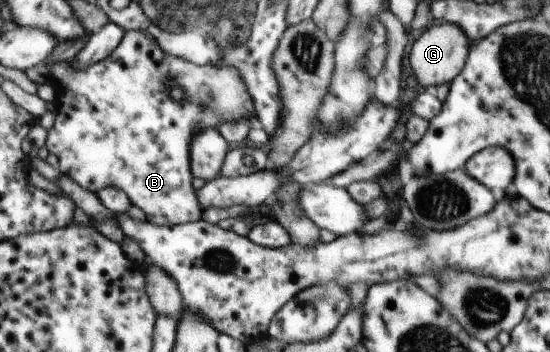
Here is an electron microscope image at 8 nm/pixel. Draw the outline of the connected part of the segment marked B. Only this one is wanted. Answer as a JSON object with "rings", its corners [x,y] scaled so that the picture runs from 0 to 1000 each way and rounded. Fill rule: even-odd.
{"rings":[[[249,85],[231,88],[222,125],[204,151],[204,159],[193,165],[182,182],[167,188],[167,193],[142,193],[142,188],[131,182],[131,173],[109,176],[109,170],[95,170],[91,188],[95,188],[95,210],[87,216],[87,233],[105,256],[105,284],[102,293],[107,321],[104,324],[98,358],[89,369],[91,392],[85,403],[85,420],[107,446],[109,480],[115,494],[135,506],[138,517],[145,517],[156,540],[171,540],[171,545],[178,548],[196,531],[222,534],[240,563],[244,582],[264,599],[267,619],[280,631],[280,636],[324,642],[342,636],[344,631],[364,631],[367,625],[367,585],[360,574],[360,551],[356,551],[360,543],[353,534],[353,386],[364,369],[398,364],[407,347],[433,347],[440,335],[464,335],[467,344],[467,290],[462,290],[460,267],[455,267],[455,250],[451,250],[440,205],[433,193],[425,193],[425,188],[407,188],[407,193],[404,188],[389,188],[389,182],[360,188],[360,182],[353,182],[353,176],[345,176],[338,165],[324,165],[324,159],[305,153],[295,136],[293,119],[287,119],[285,108]],[[324,244],[331,244],[331,256],[338,256],[338,278],[331,290],[316,284],[316,270],[313,267],[313,250],[324,250]]]}

